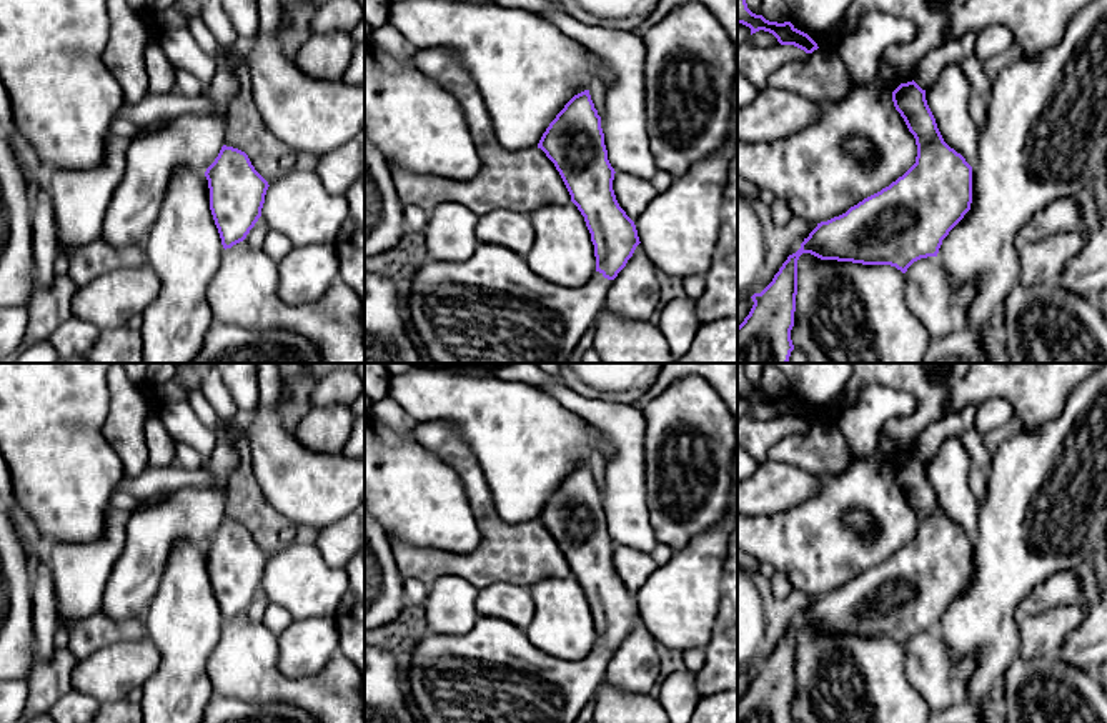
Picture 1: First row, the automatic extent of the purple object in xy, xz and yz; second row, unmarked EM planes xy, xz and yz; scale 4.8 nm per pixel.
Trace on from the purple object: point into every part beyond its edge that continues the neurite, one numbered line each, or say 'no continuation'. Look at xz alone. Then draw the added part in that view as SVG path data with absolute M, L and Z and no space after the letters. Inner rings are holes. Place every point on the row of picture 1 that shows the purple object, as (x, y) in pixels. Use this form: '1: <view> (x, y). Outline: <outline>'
1: xz (490, 309). Outline: M478 243L461 263L428 258L403 305L434 363L563 363L604 308L611 283L594 272L581 288L559 287L543 282L523 255Z

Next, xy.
no continuation

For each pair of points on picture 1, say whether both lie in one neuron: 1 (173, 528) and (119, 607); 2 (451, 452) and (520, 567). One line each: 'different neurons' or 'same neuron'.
1: same neuron
2: same neuron

